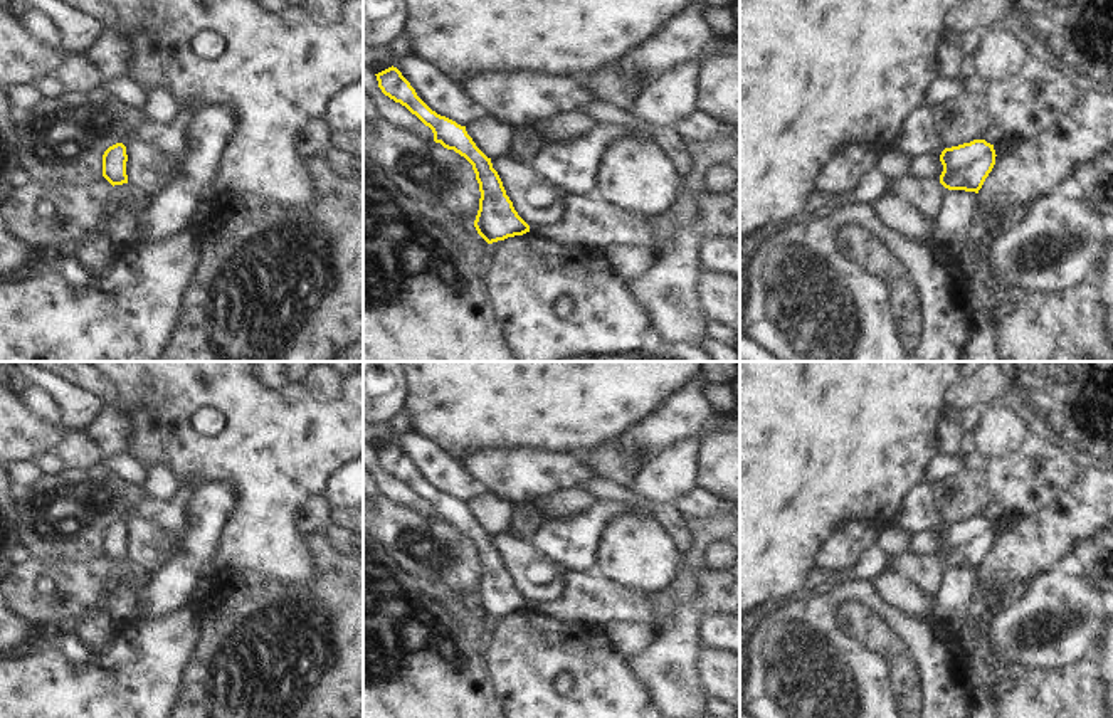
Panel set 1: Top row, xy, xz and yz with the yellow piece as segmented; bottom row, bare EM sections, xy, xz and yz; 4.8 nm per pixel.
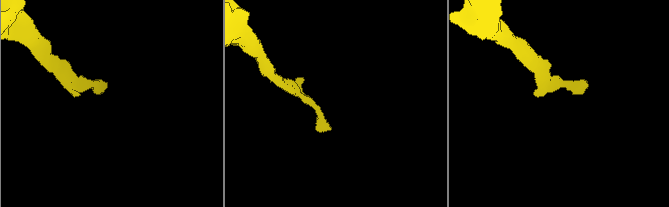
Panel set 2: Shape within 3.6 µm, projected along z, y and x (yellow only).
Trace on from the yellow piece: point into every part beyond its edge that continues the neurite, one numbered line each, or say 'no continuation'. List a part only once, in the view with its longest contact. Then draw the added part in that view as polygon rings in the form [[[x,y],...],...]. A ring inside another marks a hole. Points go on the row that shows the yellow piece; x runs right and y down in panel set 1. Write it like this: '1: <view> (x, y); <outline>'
no continuation

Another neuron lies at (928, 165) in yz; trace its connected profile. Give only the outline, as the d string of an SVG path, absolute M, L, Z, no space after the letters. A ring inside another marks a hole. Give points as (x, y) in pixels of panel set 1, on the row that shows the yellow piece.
M942 145L938 150L925 153L911 160L911 173L916 177L925 177L928 180L938 180L943 172L940 155L947 146Z

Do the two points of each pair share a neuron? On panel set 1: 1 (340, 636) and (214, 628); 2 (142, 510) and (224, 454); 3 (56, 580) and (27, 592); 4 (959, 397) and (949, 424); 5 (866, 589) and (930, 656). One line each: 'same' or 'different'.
1: same
2: different
3: same
4: different
5: same

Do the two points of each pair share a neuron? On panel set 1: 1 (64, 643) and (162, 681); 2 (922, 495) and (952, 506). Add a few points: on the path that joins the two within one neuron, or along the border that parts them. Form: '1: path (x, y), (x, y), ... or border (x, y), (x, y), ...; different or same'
1: border (52, 643), (78, 668), (91, 656); different
2: border (930, 486), (942, 520); different

